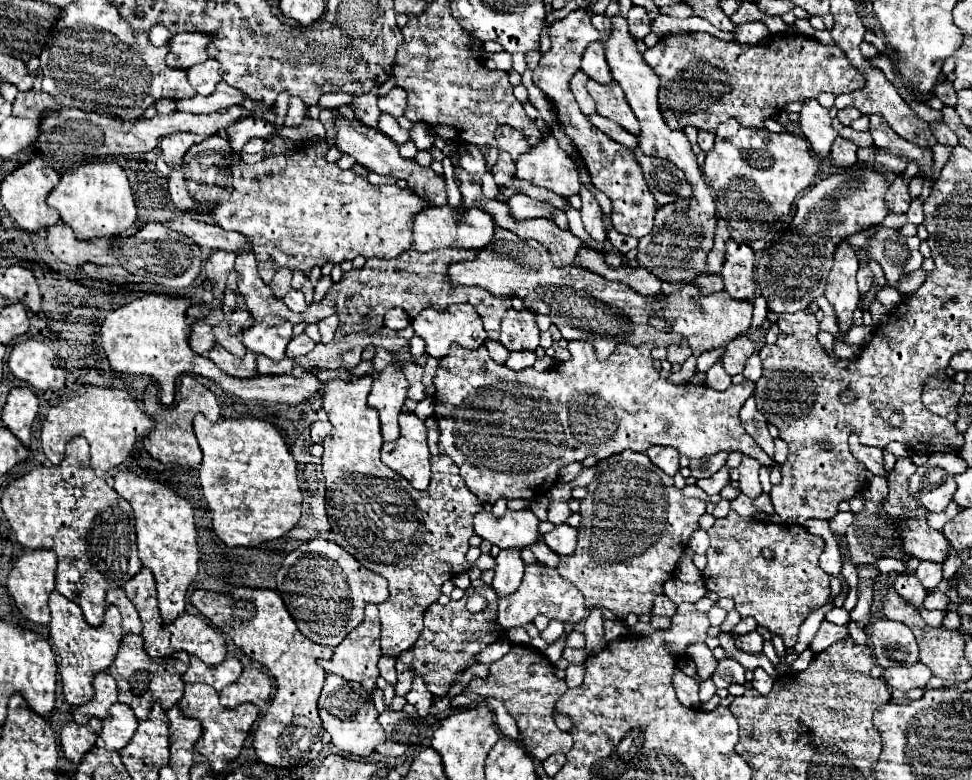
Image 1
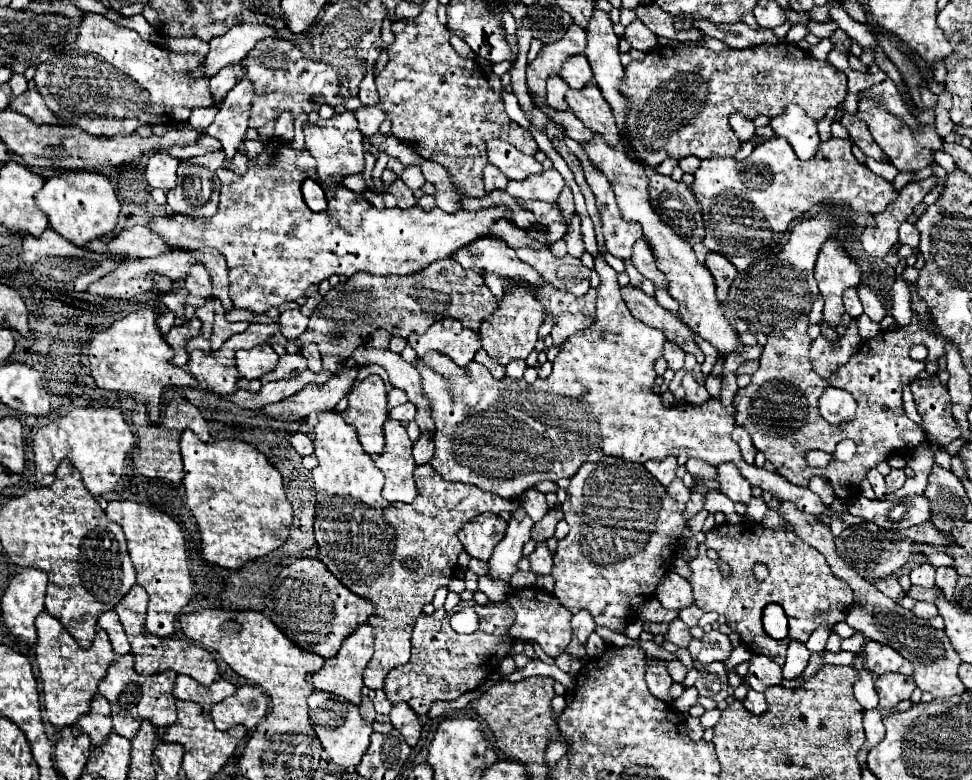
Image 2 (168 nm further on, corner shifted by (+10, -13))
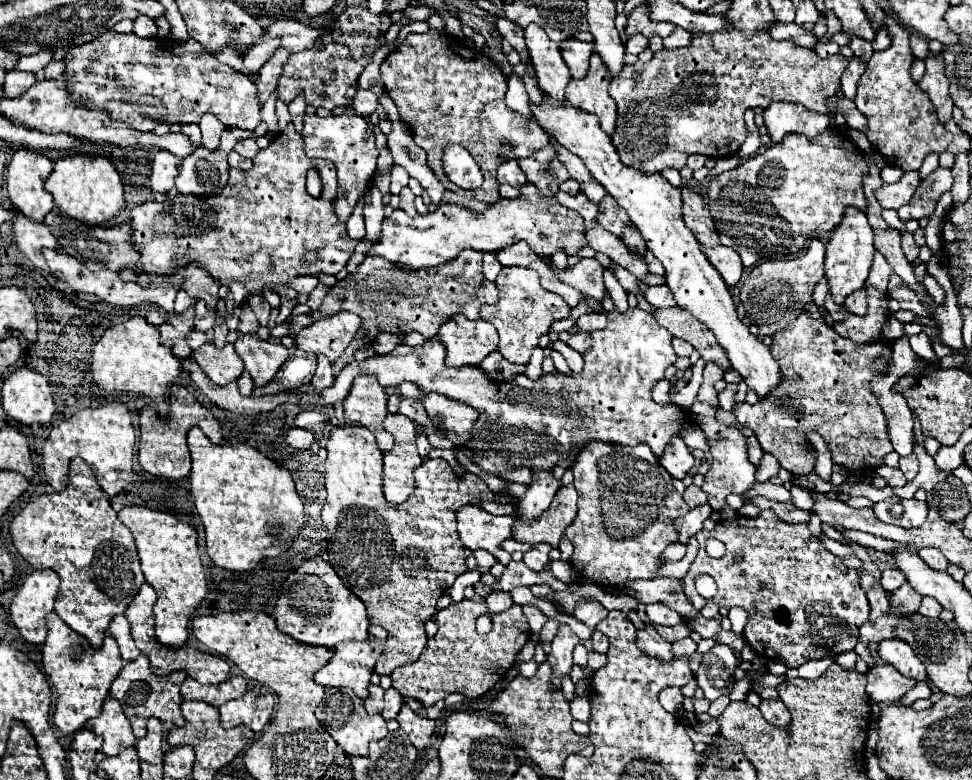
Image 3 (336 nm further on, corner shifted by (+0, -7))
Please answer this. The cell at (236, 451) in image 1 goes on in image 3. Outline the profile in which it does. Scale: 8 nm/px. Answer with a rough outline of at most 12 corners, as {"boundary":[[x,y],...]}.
{"boundary":[[188,432],[208,556],[252,570],[298,538],[292,474]]}

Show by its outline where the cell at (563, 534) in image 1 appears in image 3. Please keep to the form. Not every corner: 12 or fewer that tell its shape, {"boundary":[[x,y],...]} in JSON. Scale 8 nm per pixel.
{"boundary":[[536,544],[524,554],[530,570],[544,570],[550,564],[552,546]]}

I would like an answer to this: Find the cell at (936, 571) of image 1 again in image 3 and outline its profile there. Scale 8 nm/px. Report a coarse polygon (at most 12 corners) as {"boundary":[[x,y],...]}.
{"boundary":[[922,548],[918,556],[934,570],[946,570],[948,560],[934,548]]}

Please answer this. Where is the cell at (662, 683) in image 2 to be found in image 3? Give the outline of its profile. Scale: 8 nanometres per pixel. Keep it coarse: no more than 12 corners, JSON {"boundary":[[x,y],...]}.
{"boundary":[[650,622],[638,632],[638,648],[662,662],[672,662],[672,644]]}

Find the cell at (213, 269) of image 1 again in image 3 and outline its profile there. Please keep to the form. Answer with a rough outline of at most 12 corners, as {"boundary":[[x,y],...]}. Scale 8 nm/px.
{"boundary":[[188,264],[182,290],[216,308],[220,282],[206,270]]}

